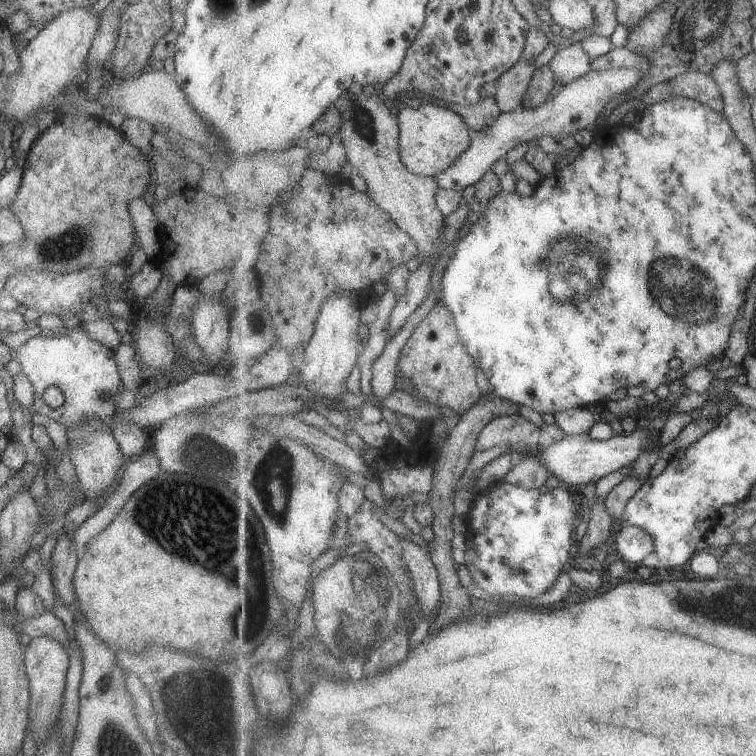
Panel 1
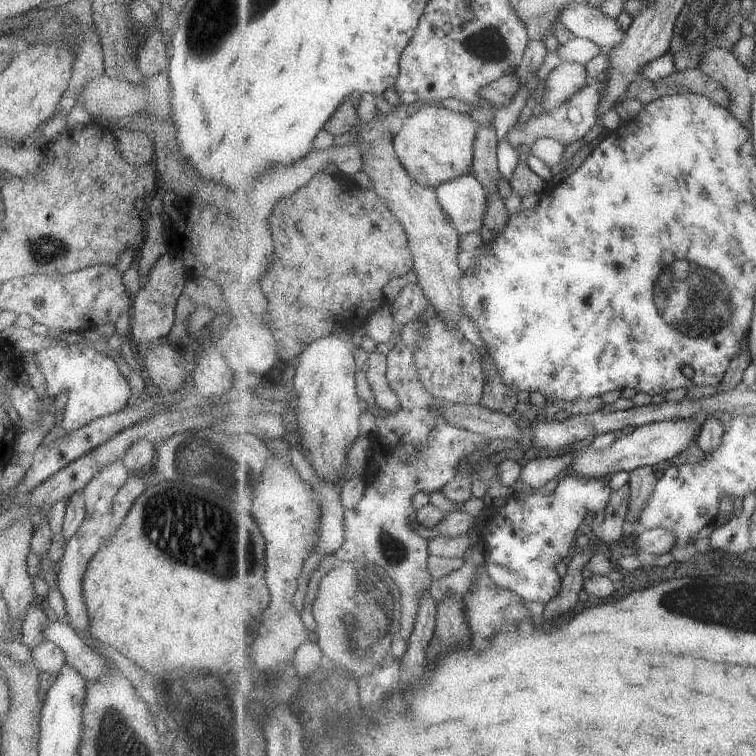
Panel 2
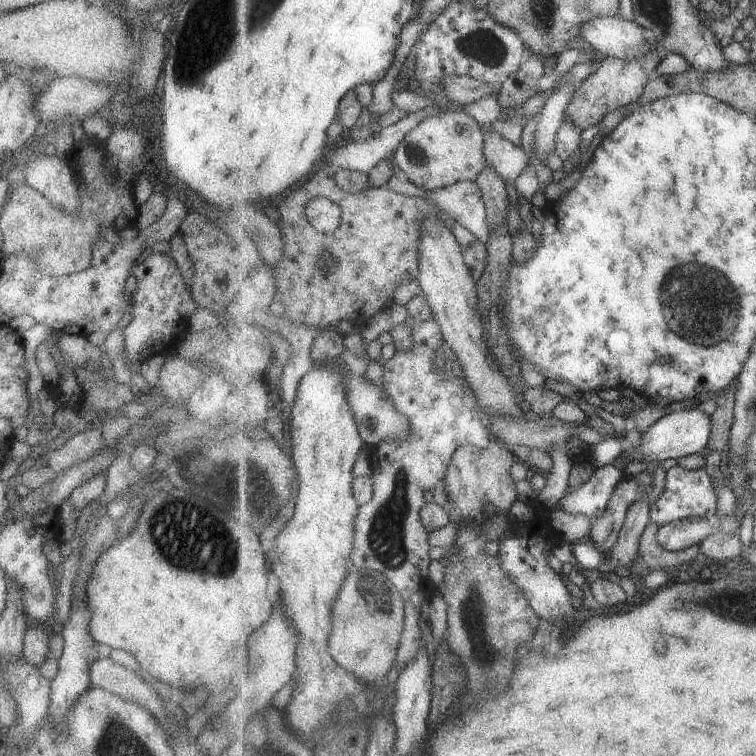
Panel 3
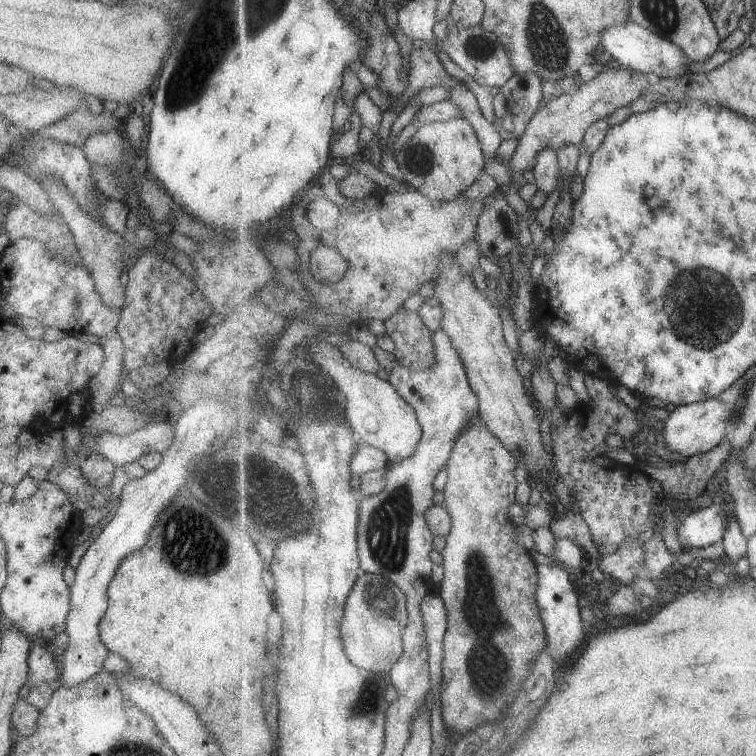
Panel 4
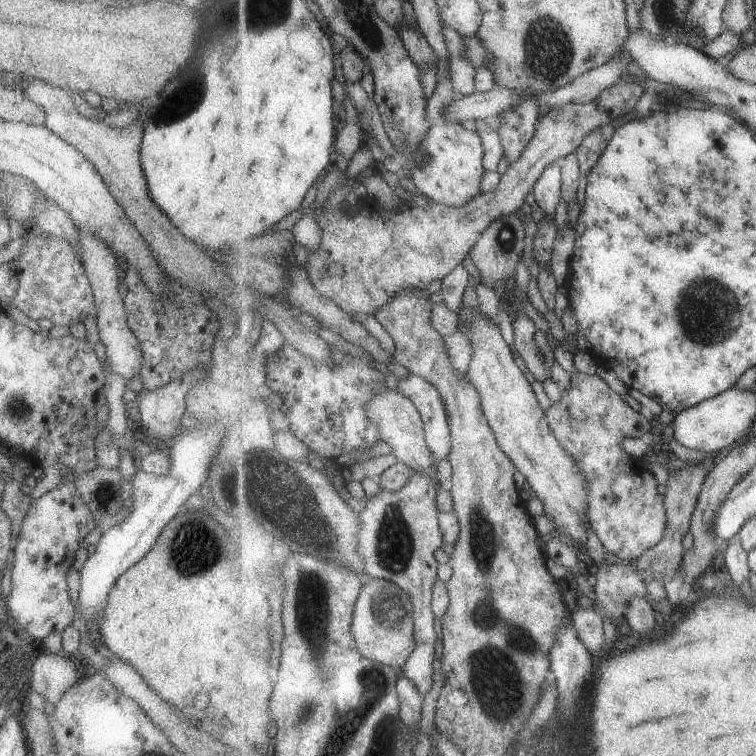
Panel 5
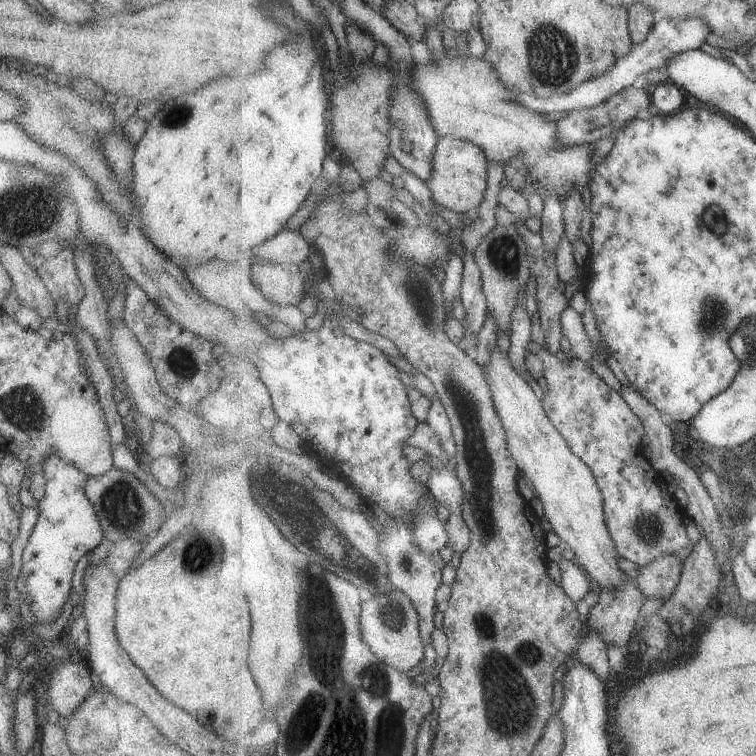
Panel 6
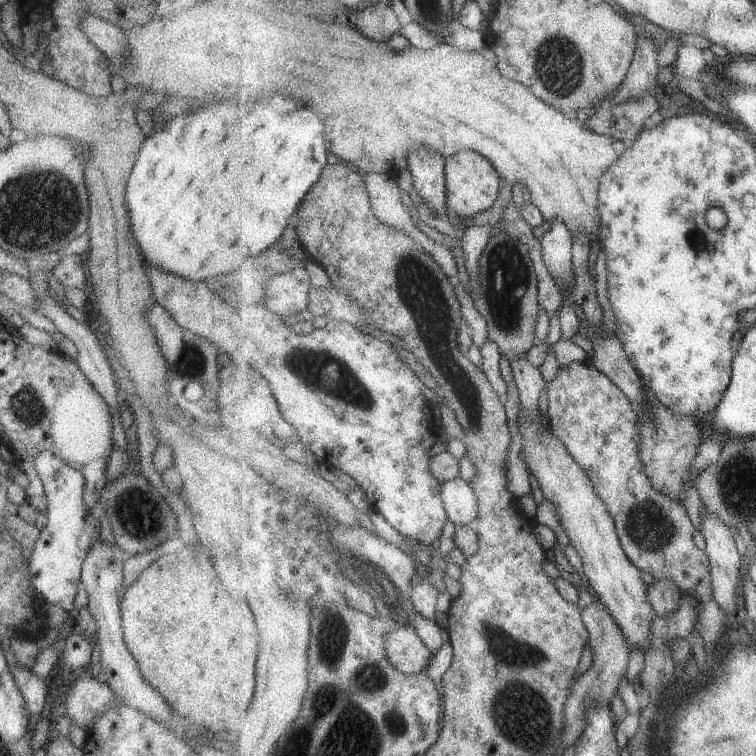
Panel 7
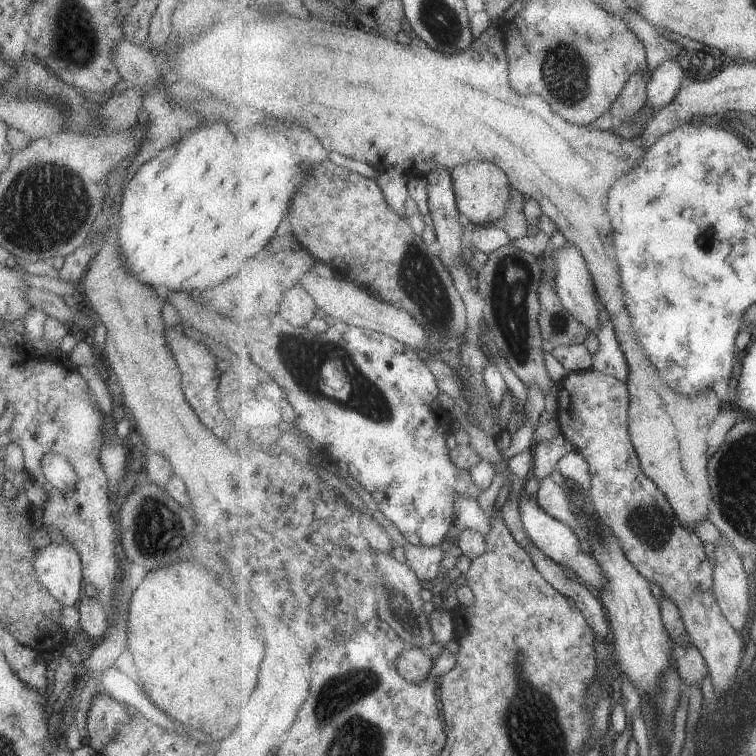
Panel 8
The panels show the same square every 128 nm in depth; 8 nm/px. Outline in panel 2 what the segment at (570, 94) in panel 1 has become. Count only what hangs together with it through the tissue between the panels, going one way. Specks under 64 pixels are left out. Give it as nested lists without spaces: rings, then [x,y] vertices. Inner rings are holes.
[[[601,73],[594,80],[590,80],[583,90],[579,90],[575,96],[571,96],[567,102],[563,102],[561,106],[553,108],[551,112],[540,113],[535,118],[531,117],[525,124],[521,122],[521,124],[516,123],[513,125],[508,132],[507,140],[514,147],[520,149],[524,149],[526,142],[533,144],[541,138],[552,138],[557,140],[557,142],[561,142],[563,146],[568,146],[577,140],[581,140],[597,122],[597,108],[601,104],[601,92],[605,92],[605,88],[607,88],[607,73]]]

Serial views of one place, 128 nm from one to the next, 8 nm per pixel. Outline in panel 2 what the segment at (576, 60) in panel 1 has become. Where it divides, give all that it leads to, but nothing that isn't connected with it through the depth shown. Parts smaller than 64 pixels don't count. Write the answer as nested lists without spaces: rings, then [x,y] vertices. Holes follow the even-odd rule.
[[[571,59],[562,60],[545,79],[545,90],[541,100],[540,112],[551,112],[553,108],[567,102],[579,90],[583,90],[589,80],[589,72],[584,64]]]

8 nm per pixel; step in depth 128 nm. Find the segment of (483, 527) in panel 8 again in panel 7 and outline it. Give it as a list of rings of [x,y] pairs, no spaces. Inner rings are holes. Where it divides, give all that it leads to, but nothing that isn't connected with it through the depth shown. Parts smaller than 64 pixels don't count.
[[[456,477],[441,483],[441,495],[448,519],[457,525],[475,526],[478,519],[478,499],[469,483]]]

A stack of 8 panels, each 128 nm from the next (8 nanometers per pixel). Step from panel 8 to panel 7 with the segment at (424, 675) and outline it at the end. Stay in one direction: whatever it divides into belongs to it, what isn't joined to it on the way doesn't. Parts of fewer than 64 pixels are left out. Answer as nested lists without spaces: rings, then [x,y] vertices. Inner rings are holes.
[[[395,623],[395,628],[384,636],[384,648],[390,662],[401,673],[417,675],[426,670],[434,656],[424,644],[412,624]]]

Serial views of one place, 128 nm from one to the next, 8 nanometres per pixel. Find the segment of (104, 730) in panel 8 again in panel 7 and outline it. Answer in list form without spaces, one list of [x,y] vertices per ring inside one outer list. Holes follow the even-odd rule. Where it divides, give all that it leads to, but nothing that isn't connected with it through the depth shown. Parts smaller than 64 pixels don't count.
[[[88,672],[83,678],[77,677],[73,684],[71,684],[69,692],[65,694],[63,708],[65,709],[65,716],[69,717],[73,724],[76,724],[85,731],[90,728],[91,720],[101,713],[103,709],[115,704],[115,700],[116,698],[109,689],[109,686],[101,678],[92,678]]]

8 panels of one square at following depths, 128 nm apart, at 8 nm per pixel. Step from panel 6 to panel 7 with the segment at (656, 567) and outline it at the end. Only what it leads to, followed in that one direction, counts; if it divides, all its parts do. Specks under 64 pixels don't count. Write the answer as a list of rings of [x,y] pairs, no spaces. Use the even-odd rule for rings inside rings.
[[[662,578],[648,586],[648,600],[655,614],[661,618],[674,614],[680,608],[682,591],[674,579]]]

